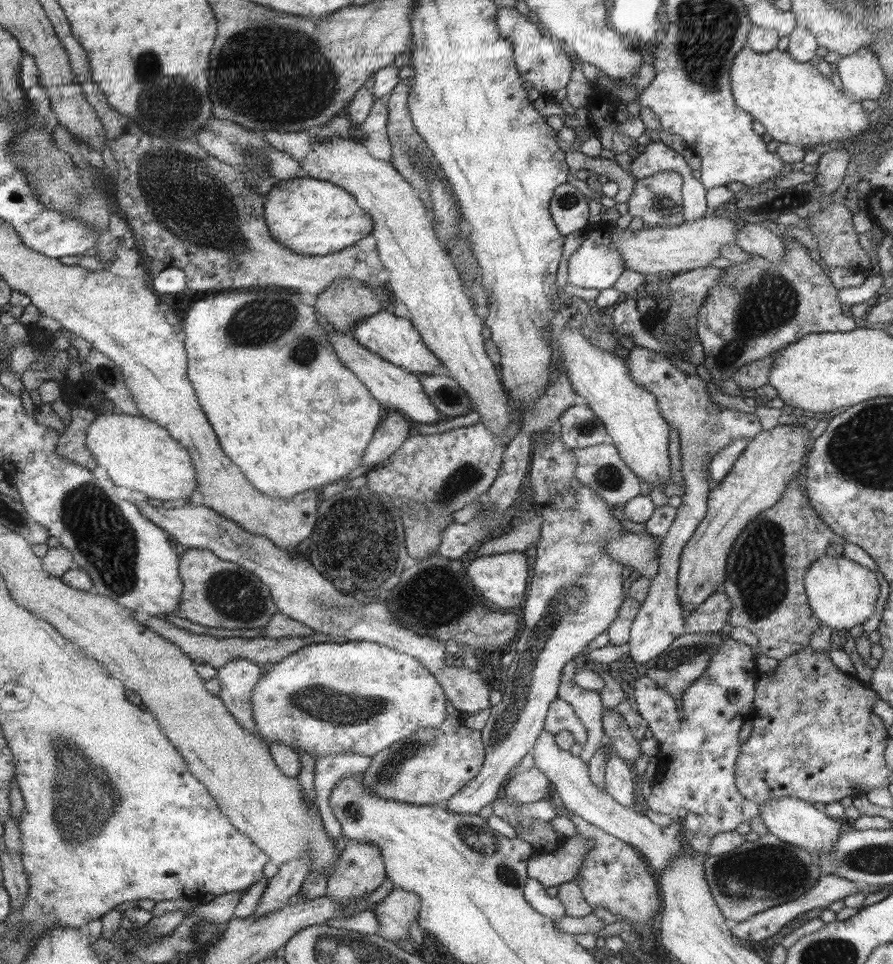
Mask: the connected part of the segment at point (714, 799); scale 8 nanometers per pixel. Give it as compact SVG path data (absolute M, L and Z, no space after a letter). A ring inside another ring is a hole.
M726 631L720 633L721 645L715 654L709 657L709 663L705 672L699 676L683 692L681 696L681 710L683 719L679 721L677 706L664 695L660 688L657 688L653 679L647 678L645 674L640 678L635 678L629 683L629 691L635 702L637 712L645 720L649 732L658 742L657 762L658 769L650 783L650 795L646 808L653 813L667 814L671 822L675 823L684 818L695 818L697 828L695 832L681 835L684 845L704 856L708 857L708 846L716 834L734 831L741 822L748 823L750 818L760 816L760 808L756 802L745 800L740 791L733 788L733 766L736 766L735 758L739 753L739 742L737 742L737 732L745 718L751 714L749 706L753 699L753 684L757 679L757 670L753 662L753 652L749 646L743 642L733 641L727 636Z

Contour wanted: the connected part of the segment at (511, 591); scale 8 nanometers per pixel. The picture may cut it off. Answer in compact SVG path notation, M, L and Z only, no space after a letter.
M507 552L475 557L465 568L471 585L478 595L493 608L515 608L523 604L525 596L525 580L527 580L527 560L521 553Z

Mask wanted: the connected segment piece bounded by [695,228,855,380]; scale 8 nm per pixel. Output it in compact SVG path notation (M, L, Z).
M782 228L782 240L785 252L782 261L773 263L766 258L750 255L748 261L725 267L719 286L708 290L708 296L700 304L696 314L696 336L702 345L704 363L702 364L714 380L725 380L743 365L759 360L785 345L809 333L820 332L849 332L855 328L851 317L841 316L839 302L835 296L835 288L825 272L815 264L801 242L797 241L791 233Z

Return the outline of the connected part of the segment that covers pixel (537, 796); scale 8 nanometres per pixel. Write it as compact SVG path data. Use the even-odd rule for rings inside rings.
M536 767L509 776L503 785L505 796L519 803L530 803L541 800L549 788L548 778Z

